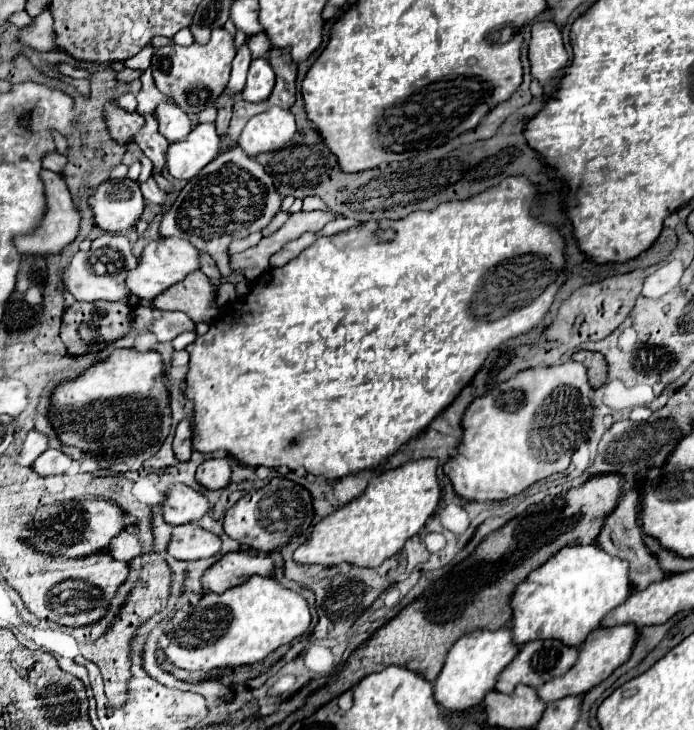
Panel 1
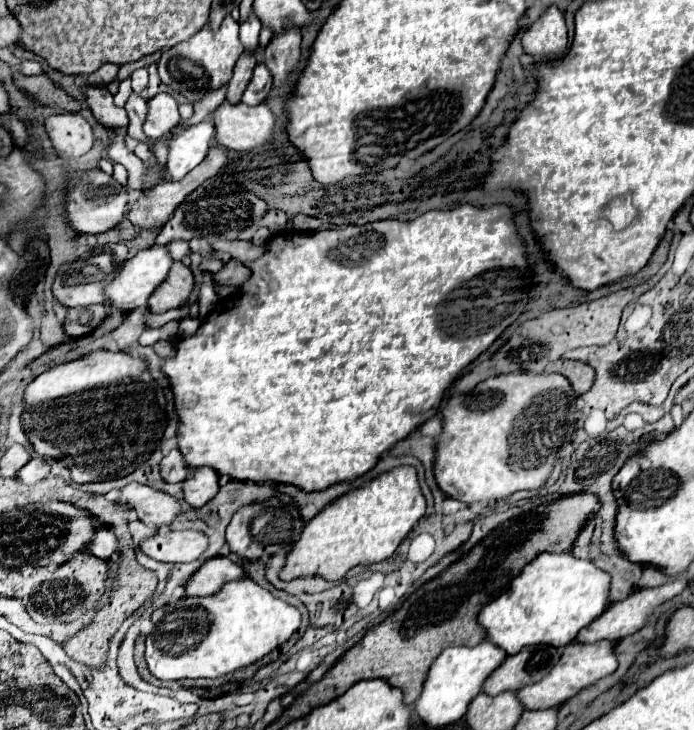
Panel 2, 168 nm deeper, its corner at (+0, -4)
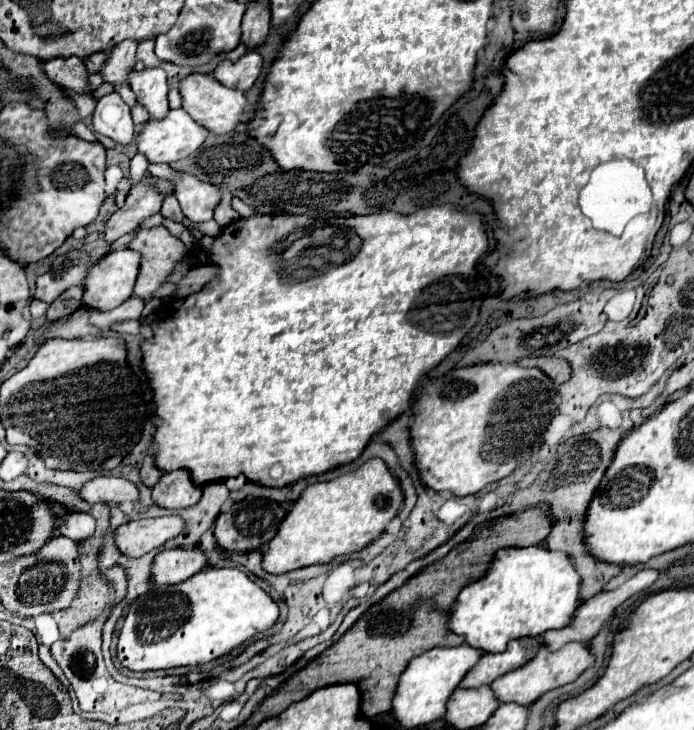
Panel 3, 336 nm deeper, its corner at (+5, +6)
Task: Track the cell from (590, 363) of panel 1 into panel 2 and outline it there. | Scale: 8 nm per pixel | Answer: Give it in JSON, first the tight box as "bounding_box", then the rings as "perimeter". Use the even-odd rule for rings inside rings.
{"bounding_box":[552,359,596,395],"perimeter":[[[560,359],[560,361],[556,361],[552,365],[552,371],[558,371],[558,373],[566,375],[578,395],[590,391],[590,387],[594,385],[594,377],[596,377],[596,371],[588,363],[574,361],[574,359]]]}

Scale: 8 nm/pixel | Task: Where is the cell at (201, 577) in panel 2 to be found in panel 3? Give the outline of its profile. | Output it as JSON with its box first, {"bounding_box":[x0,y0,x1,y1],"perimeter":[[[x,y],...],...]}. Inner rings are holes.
{"bounding_box":[151,549,207,585],"perimeter":[[[163,549],[151,565],[151,581],[171,585],[185,581],[207,567],[207,557],[199,549]]]}

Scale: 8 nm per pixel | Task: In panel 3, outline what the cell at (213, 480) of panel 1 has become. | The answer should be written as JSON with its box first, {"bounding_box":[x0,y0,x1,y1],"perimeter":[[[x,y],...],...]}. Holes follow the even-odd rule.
{"bounding_box":[151,471,201,509],"perimeter":[[[171,471],[165,473],[151,493],[155,505],[165,509],[185,509],[199,501],[201,489],[193,485],[187,471]]]}

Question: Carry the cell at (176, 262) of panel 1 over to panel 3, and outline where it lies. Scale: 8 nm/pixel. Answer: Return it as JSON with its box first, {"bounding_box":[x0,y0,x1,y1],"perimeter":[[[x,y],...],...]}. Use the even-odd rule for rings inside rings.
{"bounding_box":[83,249,141,311],"perimeter":[[[121,249],[99,259],[83,283],[83,303],[97,311],[111,311],[131,297],[141,255]]]}

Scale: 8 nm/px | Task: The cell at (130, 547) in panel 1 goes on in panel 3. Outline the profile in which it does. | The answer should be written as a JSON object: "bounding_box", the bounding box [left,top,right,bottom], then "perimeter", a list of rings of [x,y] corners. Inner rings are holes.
{"bounding_box":[57,513,95,541],"perimeter":[[[67,513],[59,517],[57,521],[57,531],[73,541],[81,541],[89,535],[95,533],[95,521],[89,513]]]}

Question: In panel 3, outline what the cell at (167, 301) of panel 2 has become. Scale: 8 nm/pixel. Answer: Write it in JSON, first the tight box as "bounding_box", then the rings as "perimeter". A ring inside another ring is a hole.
{"bounding_box":[127,225,187,321],"perimeter":[[[159,225],[159,227],[151,227],[151,229],[143,229],[143,227],[139,227],[137,231],[135,231],[135,237],[129,241],[129,245],[127,245],[129,249],[135,249],[137,253],[141,253],[141,273],[139,273],[139,277],[137,277],[137,297],[143,297],[145,299],[145,311],[143,311],[143,317],[141,317],[141,321],[151,321],[151,313],[161,305],[161,299],[153,299],[151,295],[153,295],[153,291],[155,289],[159,289],[163,283],[165,283],[165,279],[169,277],[169,273],[173,271],[173,265],[179,261],[179,259],[183,259],[183,255],[187,253],[187,247],[177,239],[177,237],[173,237],[163,225]]]}

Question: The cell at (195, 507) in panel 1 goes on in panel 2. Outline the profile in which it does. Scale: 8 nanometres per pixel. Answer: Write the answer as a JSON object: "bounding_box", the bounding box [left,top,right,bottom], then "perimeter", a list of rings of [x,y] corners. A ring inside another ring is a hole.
{"bounding_box":[120,483,180,527],"perimeter":[[[142,483],[126,485],[120,503],[128,503],[136,511],[136,517],[148,527],[170,525],[180,515],[180,501],[174,495]]]}

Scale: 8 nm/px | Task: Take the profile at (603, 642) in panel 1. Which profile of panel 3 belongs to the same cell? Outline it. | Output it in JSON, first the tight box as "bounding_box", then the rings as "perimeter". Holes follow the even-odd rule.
{"bounding_box":[489,643,593,705],"perimeter":[[[569,643],[557,651],[547,651],[547,647],[541,647],[539,653],[535,653],[535,657],[529,663],[525,663],[521,669],[513,669],[505,673],[505,677],[497,677],[497,681],[493,681],[489,687],[497,695],[497,701],[501,703],[531,705],[543,693],[575,681],[591,665],[593,665],[593,655],[583,643]]]}

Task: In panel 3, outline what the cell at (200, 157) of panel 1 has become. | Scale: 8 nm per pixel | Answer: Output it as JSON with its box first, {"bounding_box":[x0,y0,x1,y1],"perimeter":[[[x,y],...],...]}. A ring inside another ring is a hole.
{"bounding_box":[137,109,209,163],"perimeter":[[[171,109],[163,119],[149,119],[143,125],[137,137],[137,151],[145,155],[149,163],[173,163],[173,161],[193,155],[203,145],[207,135],[209,131],[197,125],[191,117],[187,117],[183,109]]]}

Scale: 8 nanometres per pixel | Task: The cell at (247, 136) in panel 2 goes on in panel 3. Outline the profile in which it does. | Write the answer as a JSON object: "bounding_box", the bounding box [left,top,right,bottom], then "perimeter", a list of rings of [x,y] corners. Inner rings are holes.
{"bounding_box":[179,73,247,135],"perimeter":[[[189,73],[185,79],[181,79],[179,93],[181,93],[181,101],[183,101],[181,103],[183,111],[187,111],[193,121],[197,121],[199,125],[203,125],[207,131],[211,131],[215,135],[233,131],[247,105],[247,99],[241,91],[225,87],[215,77],[205,75],[205,73]]]}

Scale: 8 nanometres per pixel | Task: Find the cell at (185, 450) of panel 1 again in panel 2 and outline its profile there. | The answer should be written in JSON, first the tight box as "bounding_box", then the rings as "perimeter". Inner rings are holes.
{"bounding_box":[160,449,190,483],"perimeter":[[[172,449],[172,451],[162,459],[160,469],[162,469],[162,477],[164,477],[166,481],[170,481],[170,483],[182,481],[182,479],[186,479],[188,473],[190,473],[190,467],[186,465],[186,461],[184,461],[184,457],[182,457],[182,453],[180,453],[178,449]]]}

